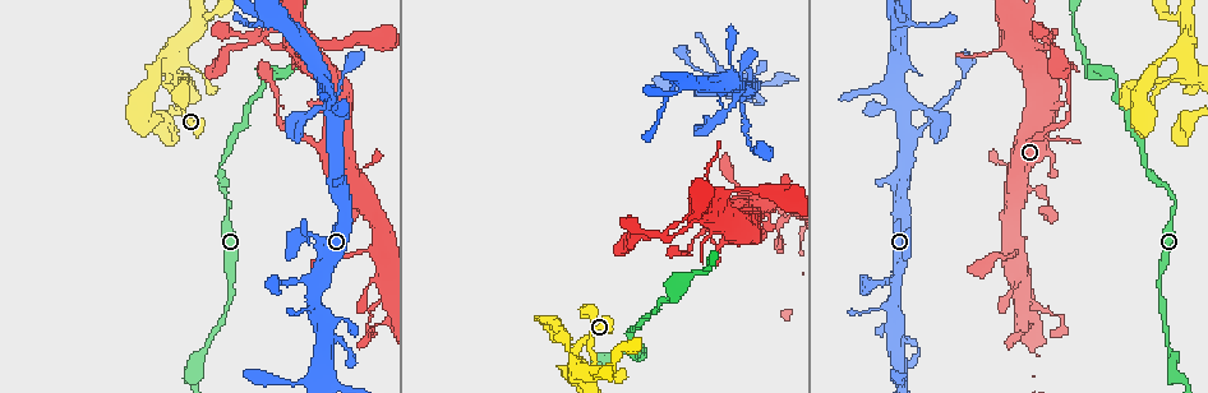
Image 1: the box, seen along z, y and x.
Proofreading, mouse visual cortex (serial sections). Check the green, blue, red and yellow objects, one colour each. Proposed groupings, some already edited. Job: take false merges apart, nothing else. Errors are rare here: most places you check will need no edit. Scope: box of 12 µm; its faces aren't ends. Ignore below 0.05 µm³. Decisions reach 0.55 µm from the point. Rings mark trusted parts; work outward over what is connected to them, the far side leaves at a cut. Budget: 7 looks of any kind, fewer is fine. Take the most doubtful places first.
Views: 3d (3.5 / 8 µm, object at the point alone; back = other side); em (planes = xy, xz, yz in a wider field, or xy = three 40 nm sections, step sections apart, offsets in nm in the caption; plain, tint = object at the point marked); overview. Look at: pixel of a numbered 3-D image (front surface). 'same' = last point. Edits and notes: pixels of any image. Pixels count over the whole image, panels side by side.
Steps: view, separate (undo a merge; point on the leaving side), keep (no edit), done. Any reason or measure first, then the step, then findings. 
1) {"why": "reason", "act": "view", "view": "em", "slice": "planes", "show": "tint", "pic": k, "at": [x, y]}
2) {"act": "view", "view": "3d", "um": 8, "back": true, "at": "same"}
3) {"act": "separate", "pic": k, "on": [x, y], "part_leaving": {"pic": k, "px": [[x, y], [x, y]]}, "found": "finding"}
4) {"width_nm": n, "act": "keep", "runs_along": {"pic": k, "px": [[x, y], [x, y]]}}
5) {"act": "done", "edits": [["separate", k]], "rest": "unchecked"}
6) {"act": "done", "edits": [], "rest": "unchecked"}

{"act": "view", "view": "3d", "um": 3.5, "pic": 1, "at": [334, 141]}

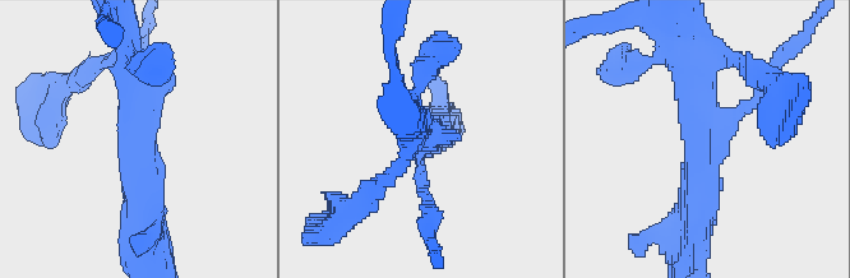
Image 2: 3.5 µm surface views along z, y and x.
{"arms": 3, "arm_widths_nm": [150, 350, 450], "why": "shape alone is not enough", "act": "view", "view": "em", "slice": "xy", "step": 2, "show": "tint", "pic": 2, "at": [699, 138]}

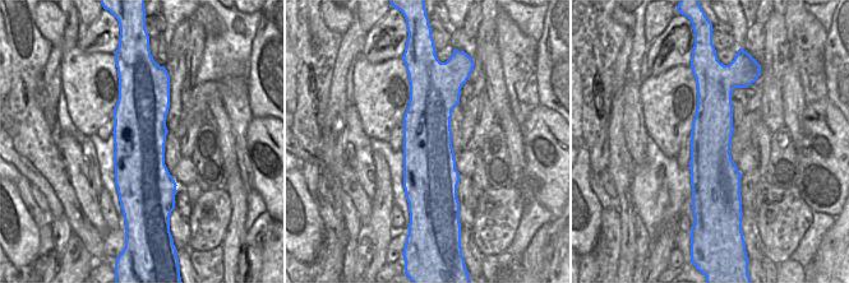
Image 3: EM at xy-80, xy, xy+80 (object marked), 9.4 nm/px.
{"why": "another direction", "act": "view", "view": "em", "slice": "xy", "step": 1, "show": "tint", "at": "same"}

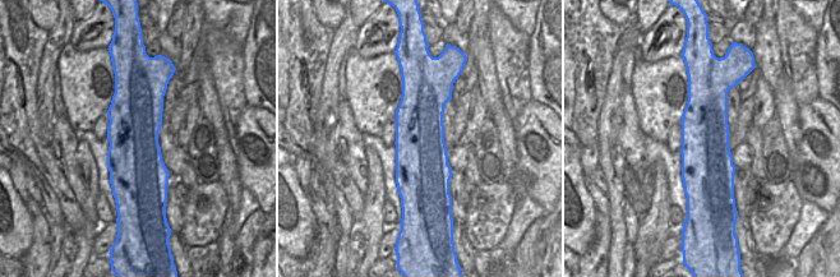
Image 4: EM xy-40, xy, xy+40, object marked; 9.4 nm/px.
{"act": "keep", "runs_along": {"pic": 2, "px": [[148, 219], [137, 165], [133, 51]]}, "found": "continuous, no second cell"}

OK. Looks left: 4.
{"why": "small branch off a trunk", "act": "view", "view": "3d", "um": 3.5, "back": true, "pic": 1, "at": [1191, 67]}

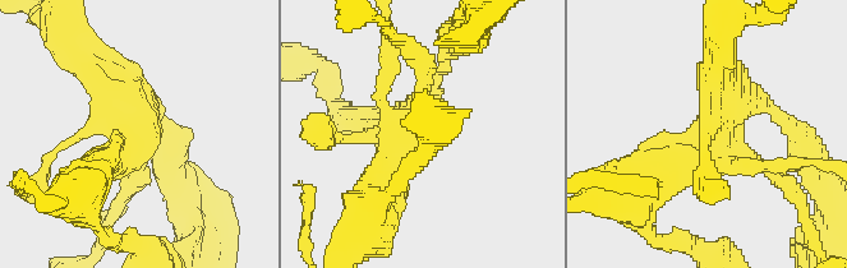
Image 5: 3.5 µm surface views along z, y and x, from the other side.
{"act": "view", "view": "em", "slice": "planes", "show": "tint", "pic": 5, "at": [718, 137]}

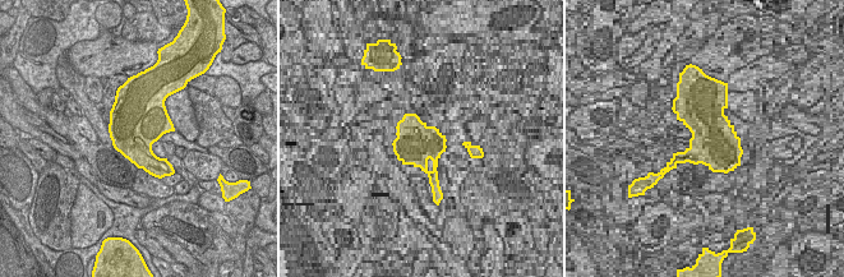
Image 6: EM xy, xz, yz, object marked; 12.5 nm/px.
{"act": "keep", "runs_along": {"pic": 5, "px": [[420, 64], [428, 116], [377, 188]]}, "found": "one cell here"}

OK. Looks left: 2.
{"why": "thin neck", "act": "view", "view": "3d", "um": 3.5, "pic": 1, "at": [1144, 164]}

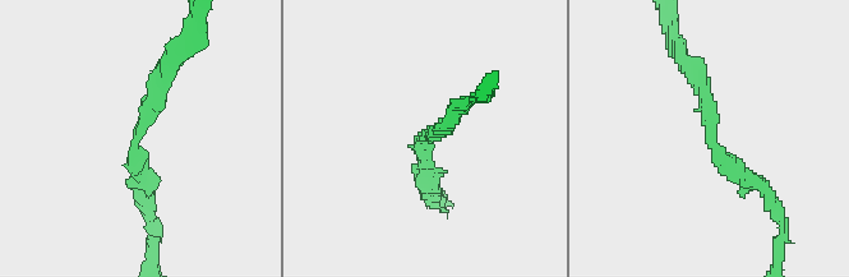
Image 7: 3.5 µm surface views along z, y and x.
{"arm_widths_nm": [200, 200], "why": "now the EM", "act": "view", "view": "em", "slice": "xy", "step": 3, "show": "tint", "pic": 7, "at": [420, 138]}

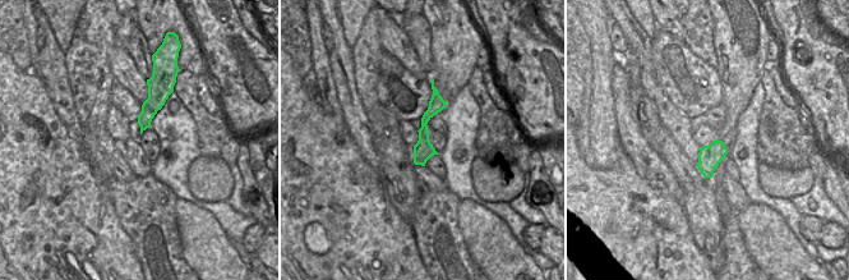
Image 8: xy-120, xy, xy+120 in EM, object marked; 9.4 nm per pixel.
{"width_nm": 190, "act": "keep", "runs_along": {"pic": 7, "px": [[767, 198], [715, 151], [690, 68]]}, "found": "all the same cell"}

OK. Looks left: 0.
{"act": "done", "edits": [], "rest": "unchecked"}

